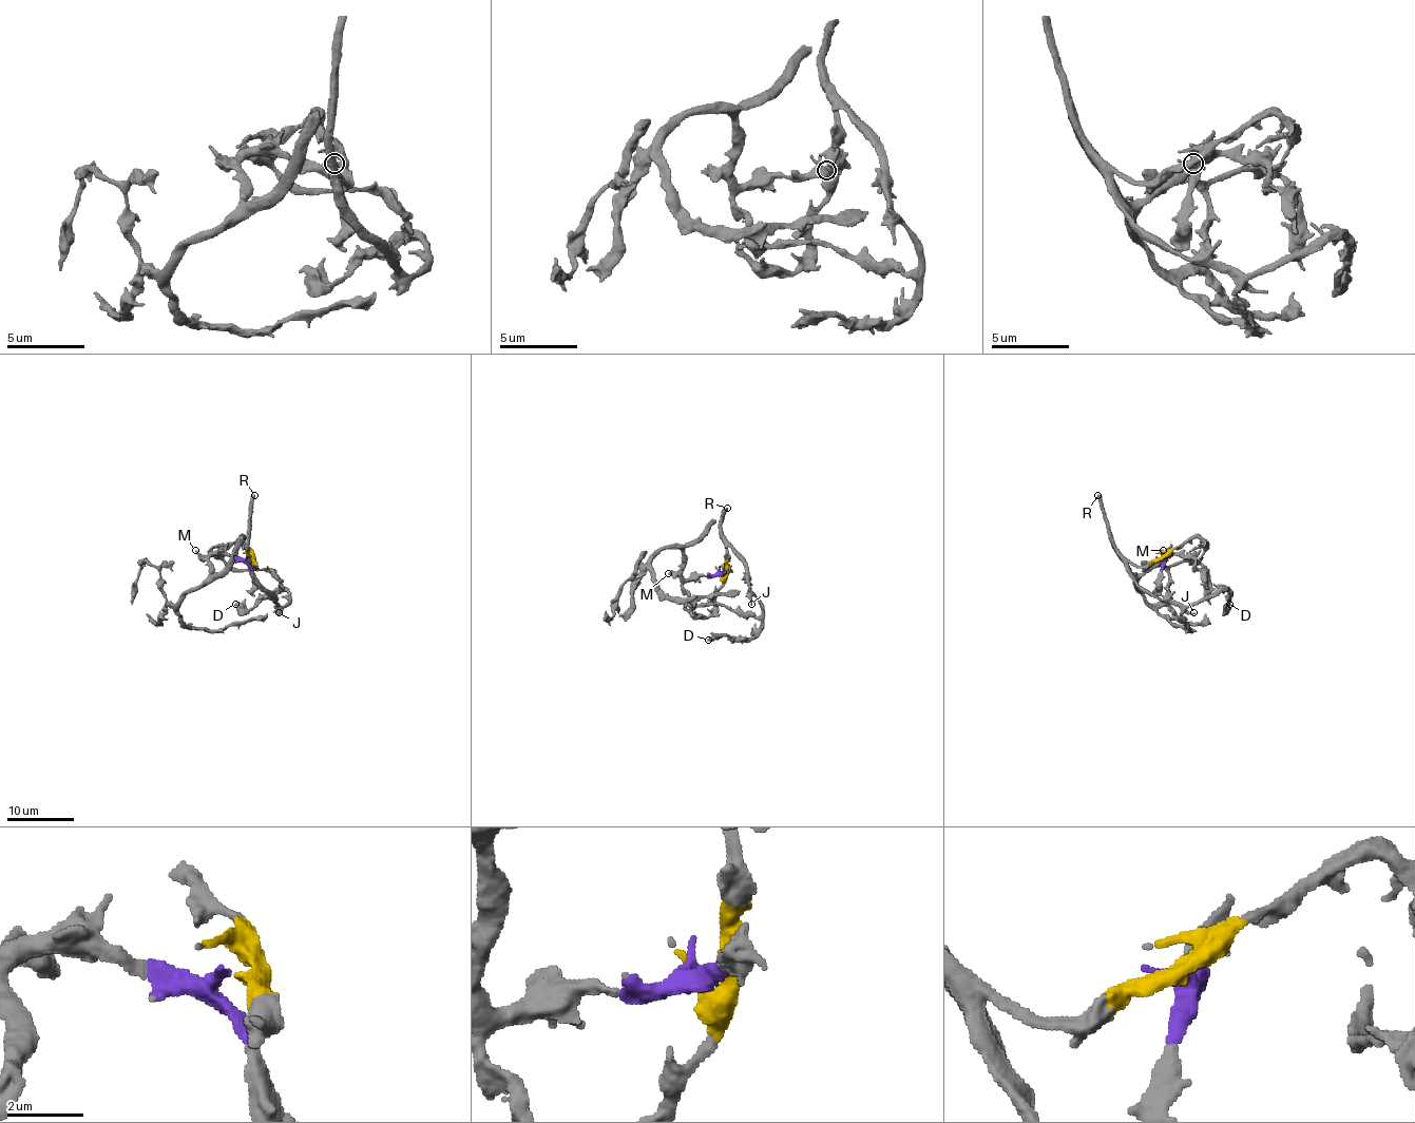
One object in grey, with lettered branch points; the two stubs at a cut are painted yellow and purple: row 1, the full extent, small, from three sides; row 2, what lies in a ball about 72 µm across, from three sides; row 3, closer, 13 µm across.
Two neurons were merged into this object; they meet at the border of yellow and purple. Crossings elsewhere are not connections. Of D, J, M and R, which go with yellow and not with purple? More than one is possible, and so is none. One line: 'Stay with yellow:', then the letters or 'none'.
Stay with yellow: D, J, R

